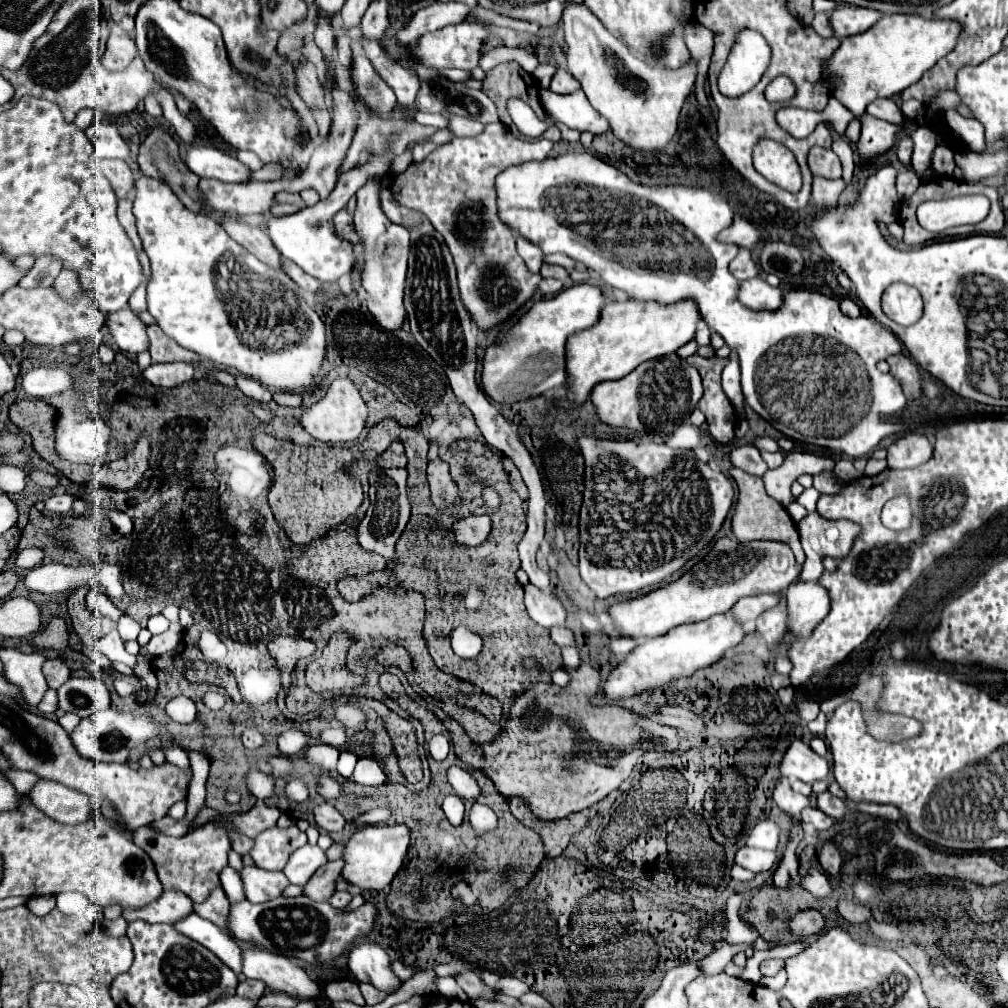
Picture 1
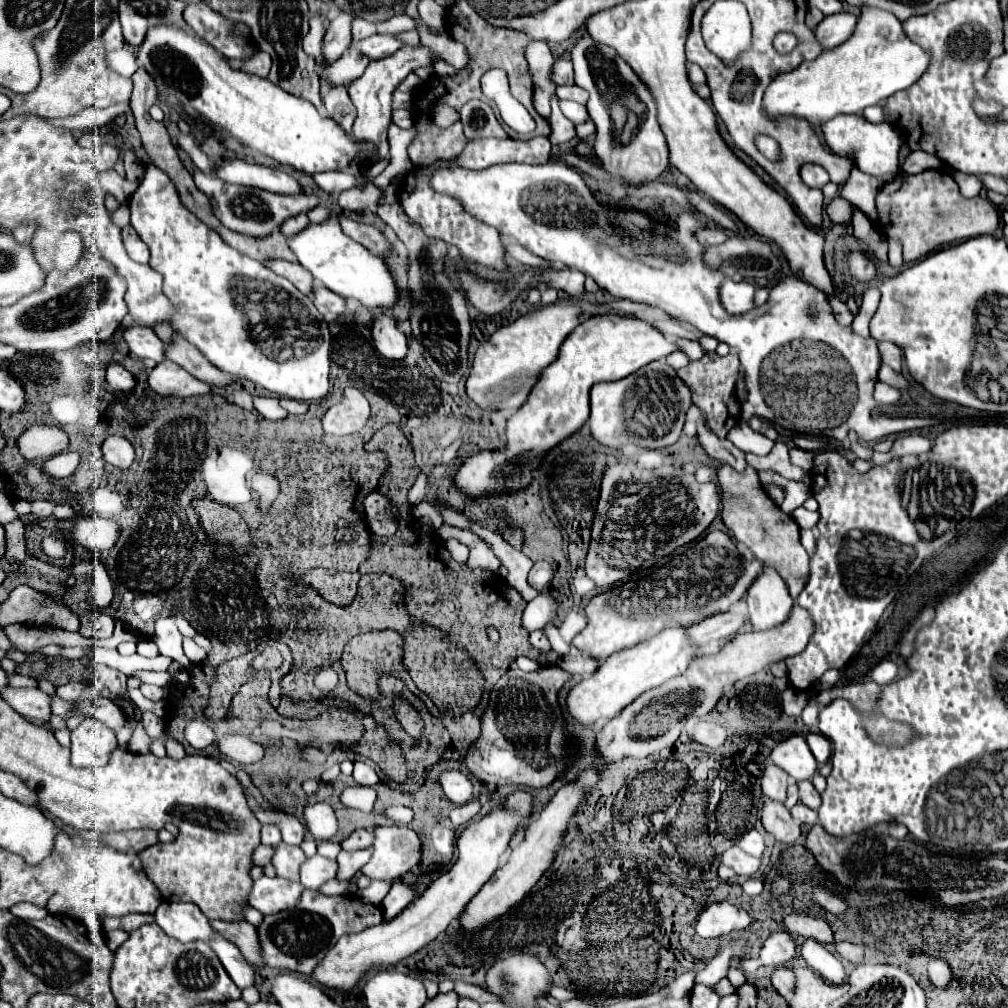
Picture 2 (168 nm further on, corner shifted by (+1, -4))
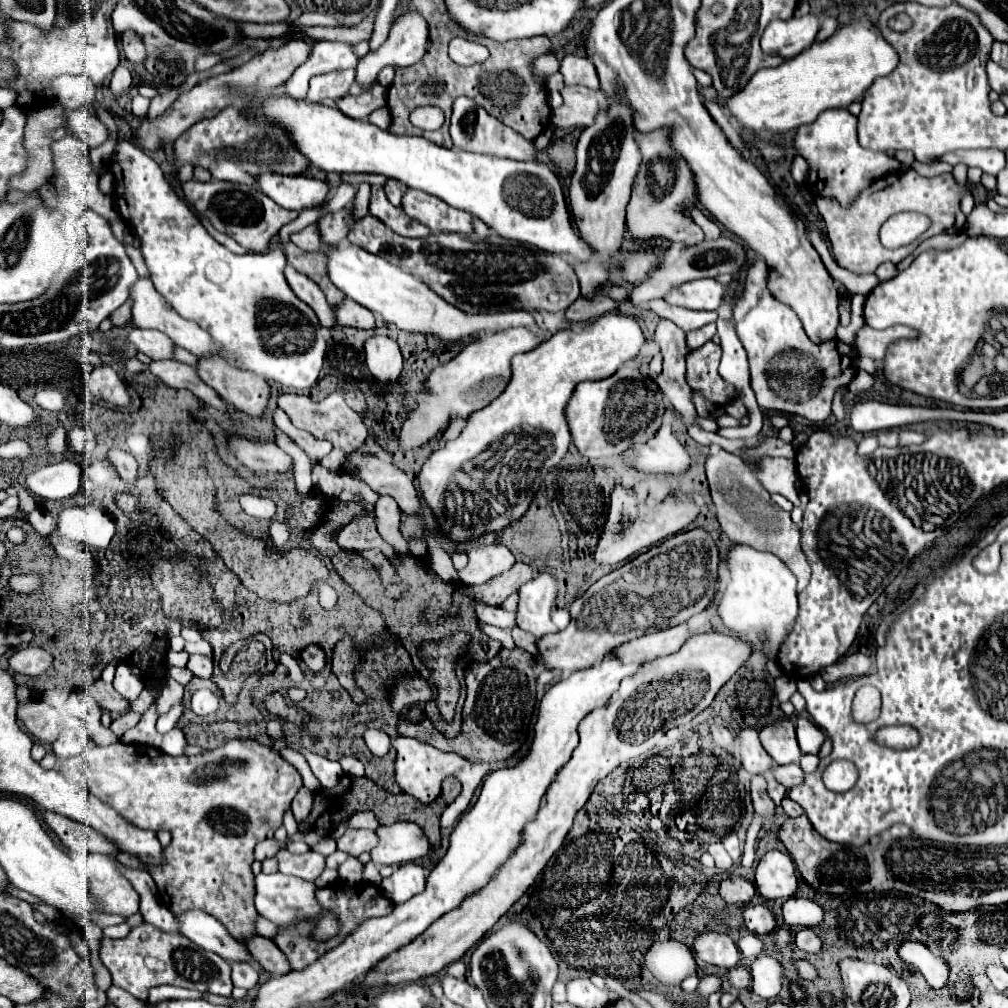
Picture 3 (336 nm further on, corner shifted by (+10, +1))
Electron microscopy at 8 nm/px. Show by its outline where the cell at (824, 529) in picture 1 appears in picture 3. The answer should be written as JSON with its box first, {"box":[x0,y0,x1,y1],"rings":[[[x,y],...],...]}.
{"box":[757,459,799,505],"rings":[[[763,459],[757,469],[757,479],[759,483],[769,491],[769,493],[779,493],[787,497],[793,505],[799,505],[799,495],[795,489],[797,481],[797,469],[793,459]]]}

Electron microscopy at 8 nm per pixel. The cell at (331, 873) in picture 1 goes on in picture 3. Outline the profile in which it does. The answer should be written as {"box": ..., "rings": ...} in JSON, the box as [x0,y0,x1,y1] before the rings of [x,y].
{"box":[337,829,379,857],"rings":[[[347,829],[347,833],[337,841],[337,849],[357,857],[363,851],[371,851],[377,843],[379,843],[379,837],[377,837],[375,831],[369,831],[369,829]]]}

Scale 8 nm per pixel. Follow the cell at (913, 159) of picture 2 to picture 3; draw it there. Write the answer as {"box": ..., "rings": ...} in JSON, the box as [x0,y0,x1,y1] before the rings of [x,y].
{"box":[943,149,1005,175],"rings":[[[975,149],[975,151],[955,151],[943,155],[945,163],[957,165],[965,163],[969,167],[981,167],[985,173],[997,175],[1005,165],[1005,153],[1001,149]]]}

